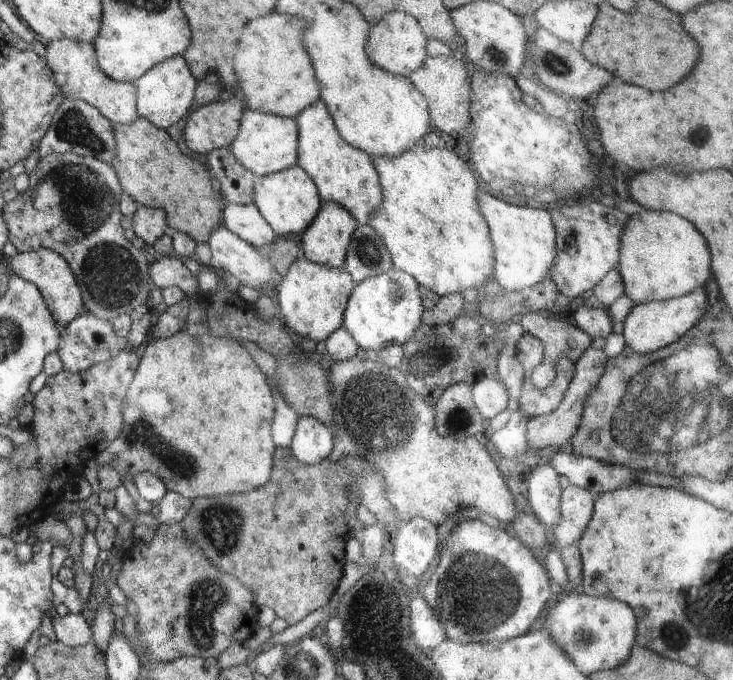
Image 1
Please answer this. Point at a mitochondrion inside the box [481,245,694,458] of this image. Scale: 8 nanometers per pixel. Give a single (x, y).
(638, 427)

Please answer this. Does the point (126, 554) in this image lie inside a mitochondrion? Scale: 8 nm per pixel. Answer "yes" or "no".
no

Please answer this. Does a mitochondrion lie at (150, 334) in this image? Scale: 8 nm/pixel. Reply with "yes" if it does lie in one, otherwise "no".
no

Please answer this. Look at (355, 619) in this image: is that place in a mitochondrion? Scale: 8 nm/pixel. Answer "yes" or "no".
yes

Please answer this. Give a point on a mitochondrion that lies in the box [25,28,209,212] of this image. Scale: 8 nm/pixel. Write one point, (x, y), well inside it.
(74, 128)

